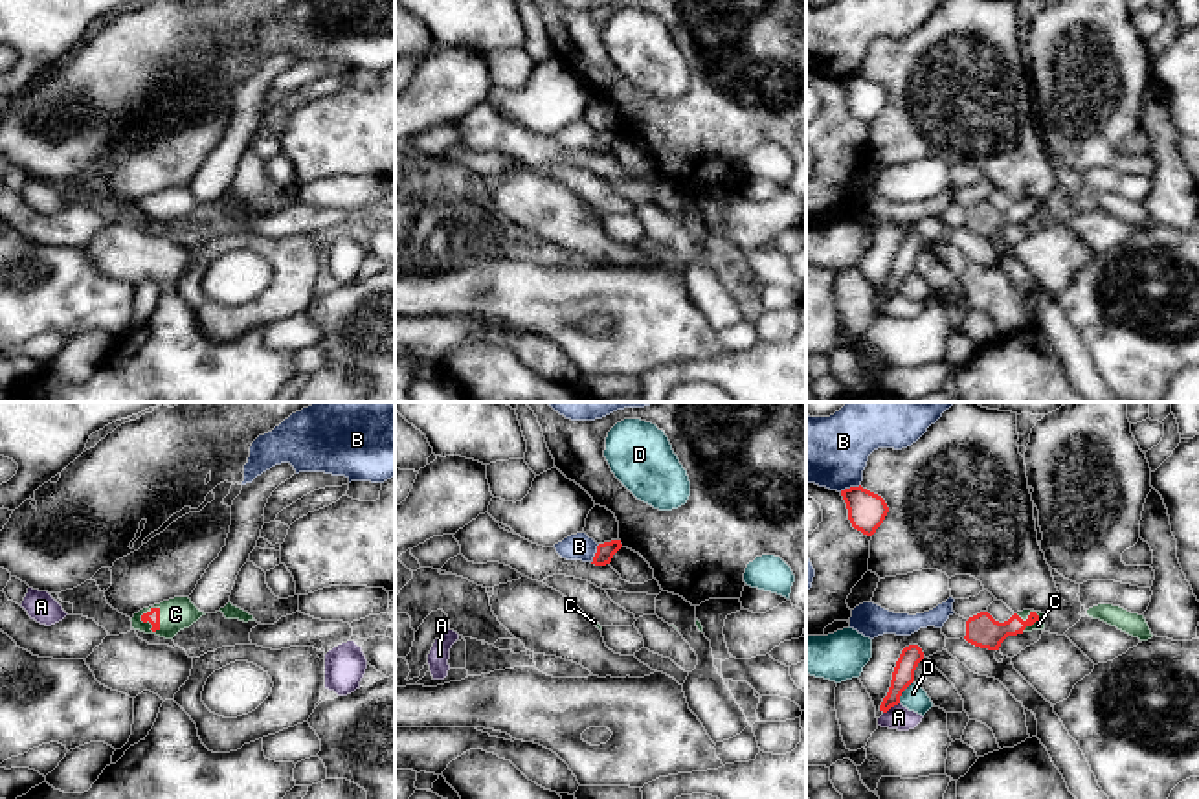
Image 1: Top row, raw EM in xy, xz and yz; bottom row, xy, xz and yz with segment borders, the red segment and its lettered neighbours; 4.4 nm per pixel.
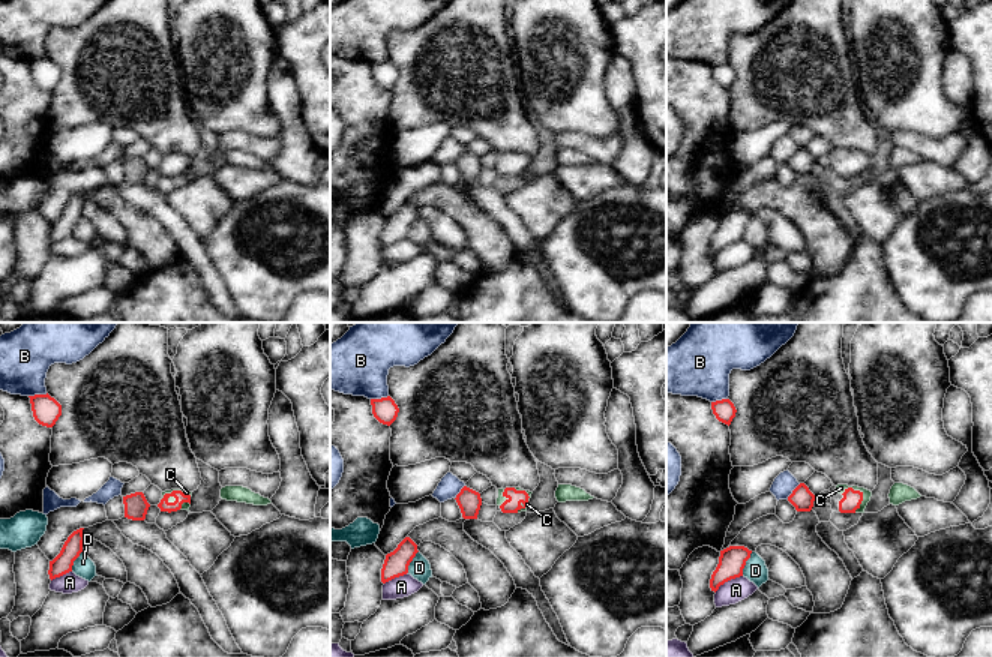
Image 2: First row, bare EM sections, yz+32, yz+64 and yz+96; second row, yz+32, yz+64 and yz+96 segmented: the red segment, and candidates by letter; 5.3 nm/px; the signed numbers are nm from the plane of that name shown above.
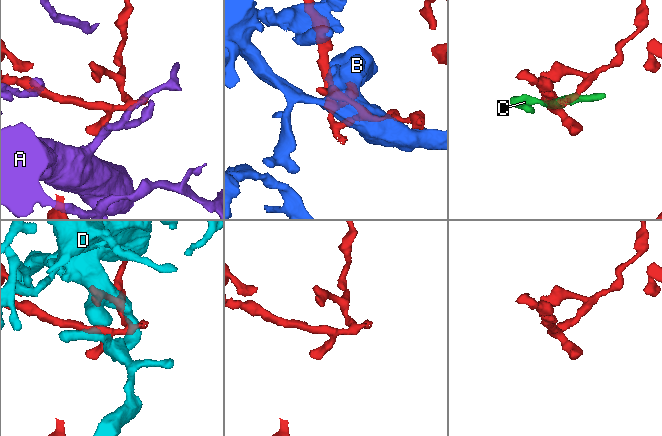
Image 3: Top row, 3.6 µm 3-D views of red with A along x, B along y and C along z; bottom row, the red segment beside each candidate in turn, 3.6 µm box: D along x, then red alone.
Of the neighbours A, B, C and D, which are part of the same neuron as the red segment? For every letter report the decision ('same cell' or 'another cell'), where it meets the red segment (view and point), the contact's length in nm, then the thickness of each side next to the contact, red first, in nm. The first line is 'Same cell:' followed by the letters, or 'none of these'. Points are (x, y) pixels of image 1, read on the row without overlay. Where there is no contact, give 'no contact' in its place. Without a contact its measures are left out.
Same cell: C
A: another cell; meets red in yz at (891, 294); contact 90 nm long; 100 nm thick on the red side, 110 nm on the other
B: another cell; meets red in yz at (849, 78); contact 100 nm long; 160 nm thick on the red side, 320 nm on the other
C: same cell; meets red in xy at (158, 206); contact 120 nm long; 60 nm thick on the red side, 140 nm on the other
D: another cell; meets red in yz at (904, 278); contact 120 nm long; 100 nm thick on the red side, 110 nm on the other

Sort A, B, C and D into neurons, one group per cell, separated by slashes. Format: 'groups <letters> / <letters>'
groups A / B / C / D

